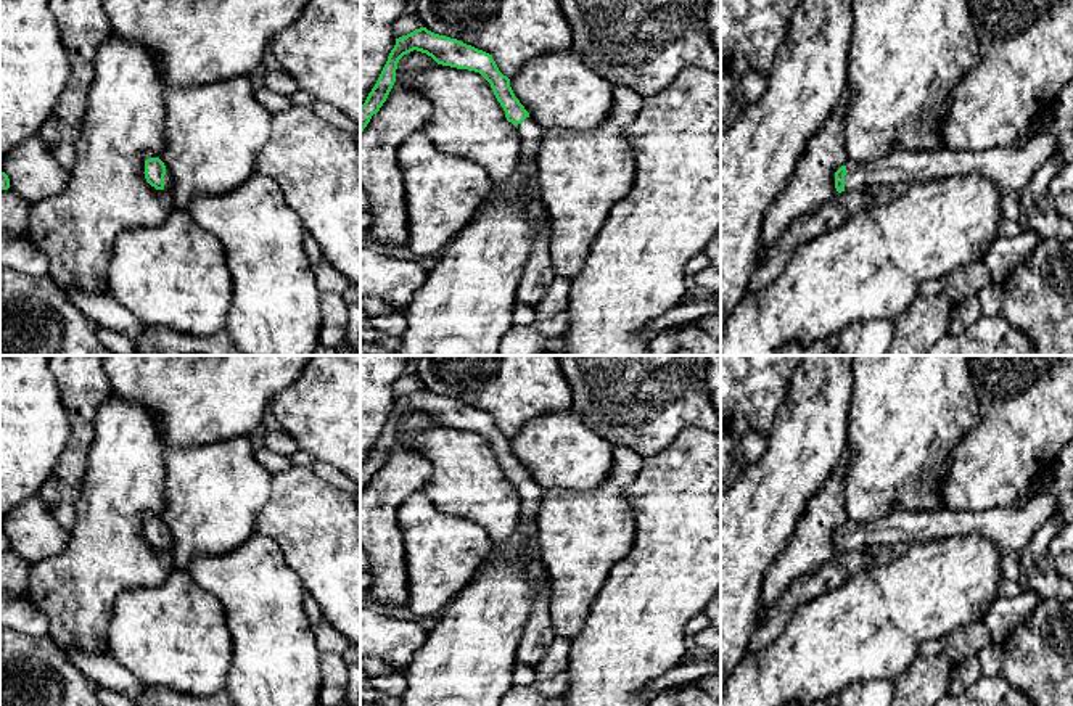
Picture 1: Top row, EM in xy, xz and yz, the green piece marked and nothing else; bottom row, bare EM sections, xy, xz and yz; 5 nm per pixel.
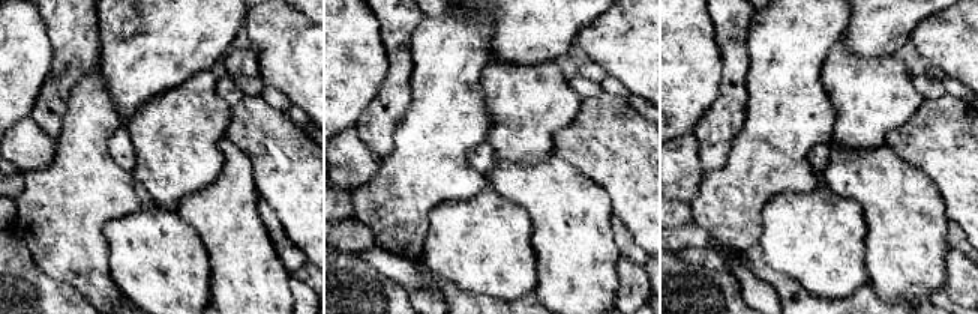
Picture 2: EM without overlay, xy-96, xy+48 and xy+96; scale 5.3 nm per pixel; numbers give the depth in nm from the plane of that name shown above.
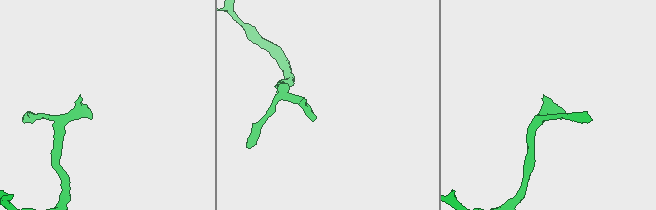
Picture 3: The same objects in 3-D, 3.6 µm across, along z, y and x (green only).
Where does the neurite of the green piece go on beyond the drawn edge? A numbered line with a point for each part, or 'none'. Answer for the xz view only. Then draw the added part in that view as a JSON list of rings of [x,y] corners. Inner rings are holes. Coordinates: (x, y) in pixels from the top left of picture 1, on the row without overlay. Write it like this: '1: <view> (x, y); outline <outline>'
1: xz (538, 634); outline [[[526,478],[516,486],[516,491],[521,500],[518,524],[523,532],[521,550],[534,589],[534,606],[523,627],[516,663],[534,667],[557,637],[550,622],[550,577],[536,537],[536,515],[544,489],[531,478]]]

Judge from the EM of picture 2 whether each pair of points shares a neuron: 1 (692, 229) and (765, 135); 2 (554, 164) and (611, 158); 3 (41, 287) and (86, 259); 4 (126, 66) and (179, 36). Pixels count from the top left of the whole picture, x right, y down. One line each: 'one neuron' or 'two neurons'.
1: two neurons
2: two neurons
3: two neurons
4: one neuron

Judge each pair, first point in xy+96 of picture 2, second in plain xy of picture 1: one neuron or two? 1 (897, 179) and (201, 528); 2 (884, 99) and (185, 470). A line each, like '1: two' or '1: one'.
1: two
2: one

